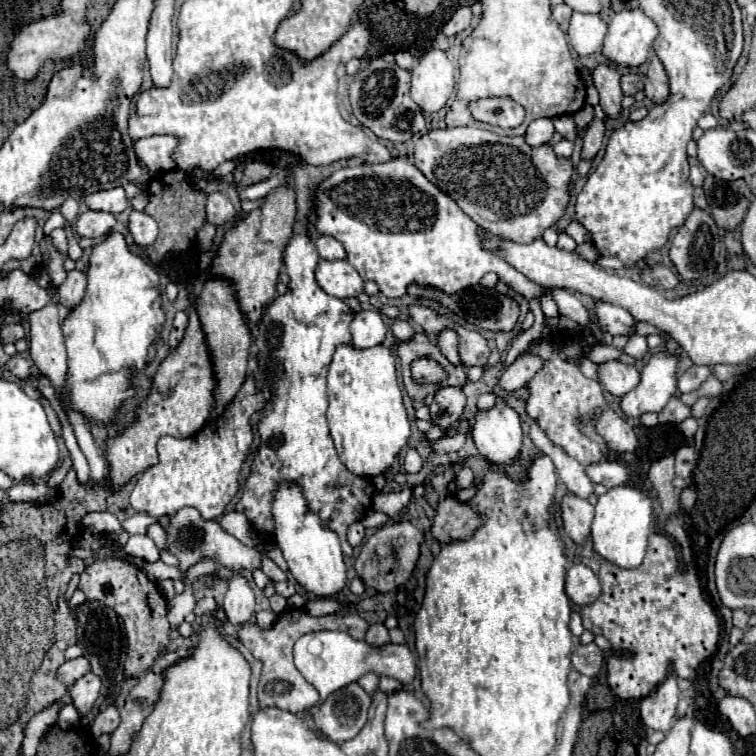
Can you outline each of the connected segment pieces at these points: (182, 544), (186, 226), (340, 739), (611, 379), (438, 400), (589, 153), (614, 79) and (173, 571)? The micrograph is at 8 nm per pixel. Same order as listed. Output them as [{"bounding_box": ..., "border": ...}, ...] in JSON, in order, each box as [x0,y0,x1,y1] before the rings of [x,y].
[{"bounding_box":[166,507,262,571],"border":[[[184,507],[176,515],[172,515],[166,531],[168,531],[168,551],[180,559],[180,569],[188,569],[204,555],[220,561],[222,565],[226,565],[234,571],[240,571],[240,569],[256,571],[262,565],[262,555],[258,553],[258,549],[238,543],[238,539],[234,539],[226,531],[222,531],[222,527],[216,521],[204,521],[200,517],[200,513],[192,507]]]},{"bounding_box":[144,169,206,263],"border":[[[172,169],[164,175],[158,175],[150,181],[150,187],[148,187],[148,193],[150,193],[150,203],[148,207],[144,209],[156,223],[158,223],[158,229],[160,229],[160,235],[156,239],[154,245],[150,245],[146,249],[148,257],[158,263],[162,261],[168,253],[174,253],[174,251],[186,251],[188,247],[194,245],[196,241],[196,233],[198,229],[202,227],[202,223],[206,221],[206,213],[204,213],[204,201],[206,201],[206,193],[200,193],[196,195],[194,189],[192,189],[192,183],[190,183],[190,177],[178,169]]]},{"bounding_box":[314,683,372,743],"border":[[[350,683],[328,695],[320,705],[320,711],[314,713],[314,723],[334,743],[344,743],[356,737],[366,725],[370,703],[372,695],[358,683]]]},{"bounding_box":[598,361,640,397],"border":[[[620,361],[598,363],[598,383],[612,393],[614,397],[622,397],[632,391],[640,381],[640,373],[636,367],[624,365]]]},{"bounding_box":[430,387,466,433],"border":[[[442,387],[430,403],[430,423],[448,433],[460,421],[466,397],[460,387]]]},{"bounding_box":[582,119,604,157],"border":[[[592,119],[592,123],[588,125],[588,129],[584,131],[584,147],[582,147],[582,157],[594,157],[598,153],[598,149],[602,147],[602,139],[604,139],[604,121],[600,119]]]},{"bounding_box":[592,63,622,117],"border":[[[598,63],[592,71],[594,85],[600,93],[600,105],[606,111],[608,117],[618,117],[620,113],[620,101],[622,101],[622,89],[620,89],[620,73],[612,63]]]},{"bounding_box":[142,561,184,583],"border":[[[162,561],[144,563],[142,571],[148,575],[148,579],[152,583],[158,583],[158,581],[164,581],[164,579],[182,579],[184,577],[184,573],[178,567],[168,567]]]}]

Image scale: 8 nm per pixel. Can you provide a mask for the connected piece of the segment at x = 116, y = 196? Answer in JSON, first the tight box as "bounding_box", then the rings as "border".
{"bounding_box":[84,187,126,213],"border":[[[114,187],[108,191],[98,191],[90,193],[84,197],[84,203],[88,209],[96,211],[106,211],[106,213],[122,213],[126,209],[126,195],[122,187]]]}

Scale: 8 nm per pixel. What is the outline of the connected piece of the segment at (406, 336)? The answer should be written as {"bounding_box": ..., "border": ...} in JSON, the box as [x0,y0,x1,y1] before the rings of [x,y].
{"bounding_box":[392,319,414,341],"border":[[[396,319],[394,325],[392,325],[392,333],[398,341],[410,341],[414,337],[414,327],[408,323],[408,321],[402,321],[402,319]]]}

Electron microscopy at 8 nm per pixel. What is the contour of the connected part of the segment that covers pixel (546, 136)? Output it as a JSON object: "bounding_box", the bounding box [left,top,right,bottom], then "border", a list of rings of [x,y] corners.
{"bounding_box":[524,119,554,147],"border":[[[536,119],[528,125],[524,139],[528,145],[538,147],[538,145],[548,143],[552,139],[552,135],[554,135],[554,121],[552,119]]]}

